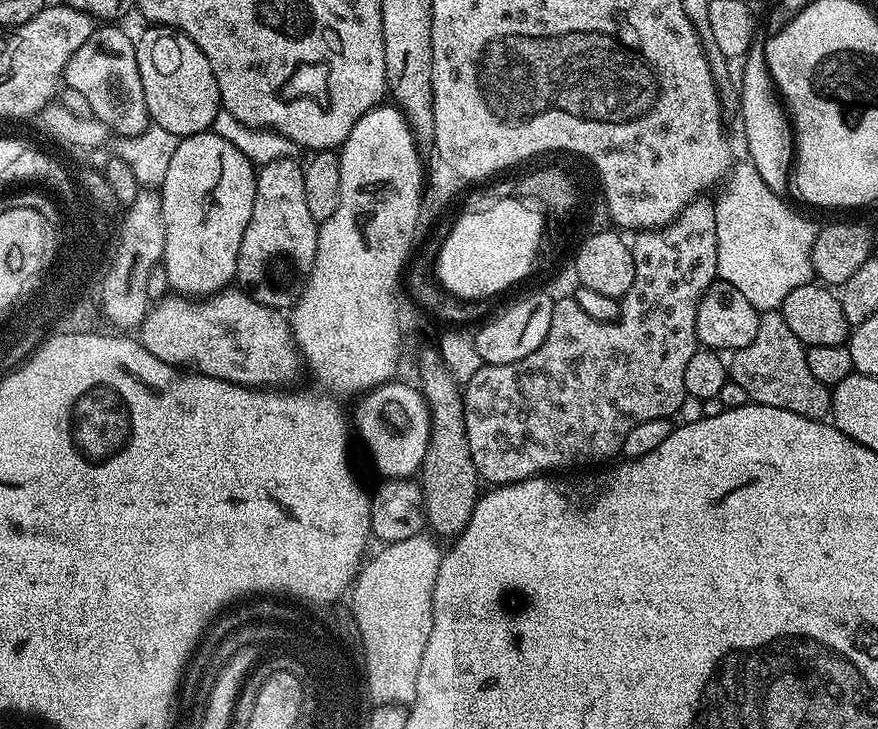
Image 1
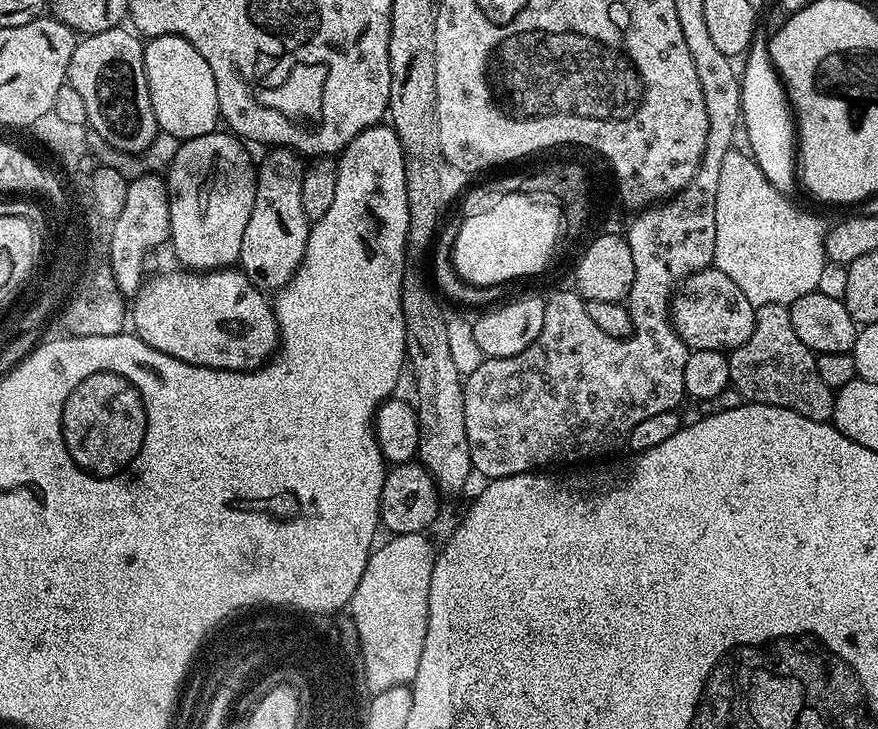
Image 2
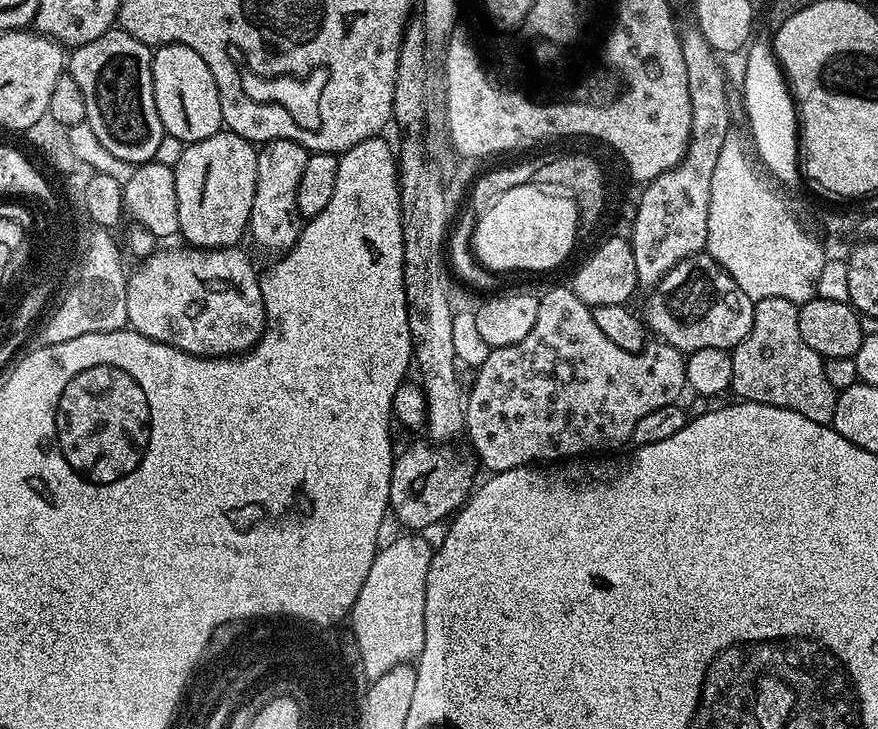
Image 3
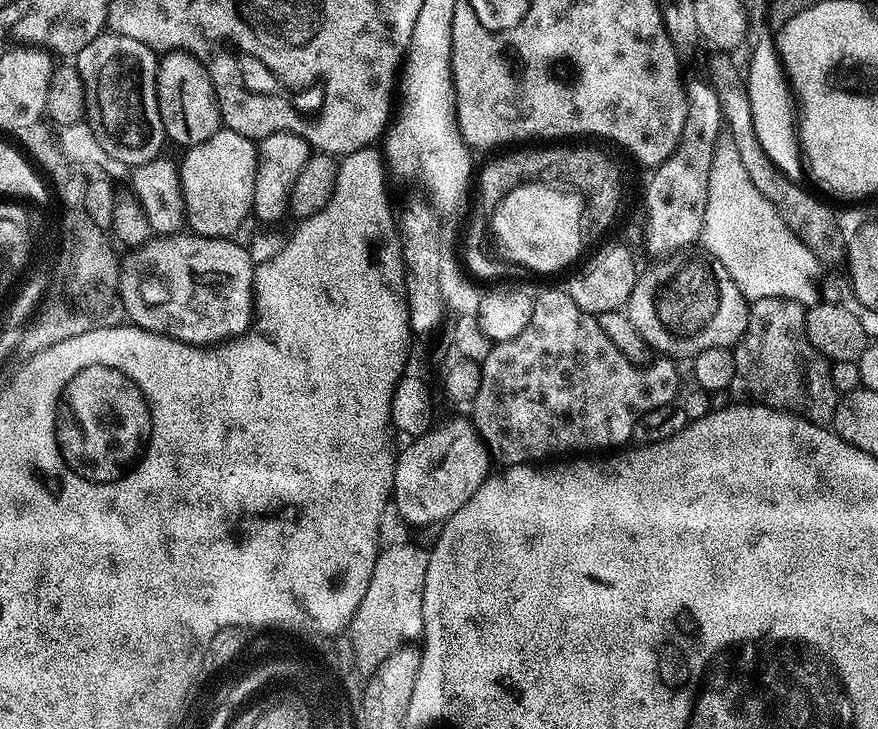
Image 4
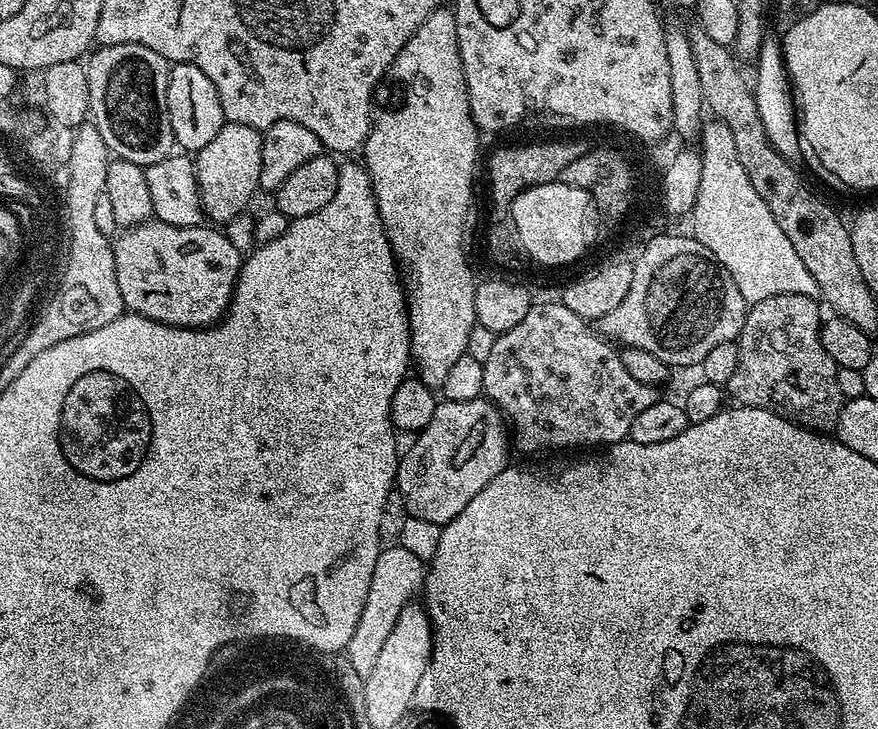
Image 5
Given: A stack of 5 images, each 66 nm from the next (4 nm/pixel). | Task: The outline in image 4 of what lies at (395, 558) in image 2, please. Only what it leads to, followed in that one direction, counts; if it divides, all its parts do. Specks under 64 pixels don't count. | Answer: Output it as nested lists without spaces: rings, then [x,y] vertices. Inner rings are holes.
[[[395,542],[388,555],[376,566],[375,580],[368,587],[353,633],[359,660],[368,660],[364,668],[376,660],[386,662],[394,650],[403,647],[407,636],[419,637],[423,633],[422,590],[426,582],[427,565],[428,552],[425,549],[420,549],[416,544]]]

